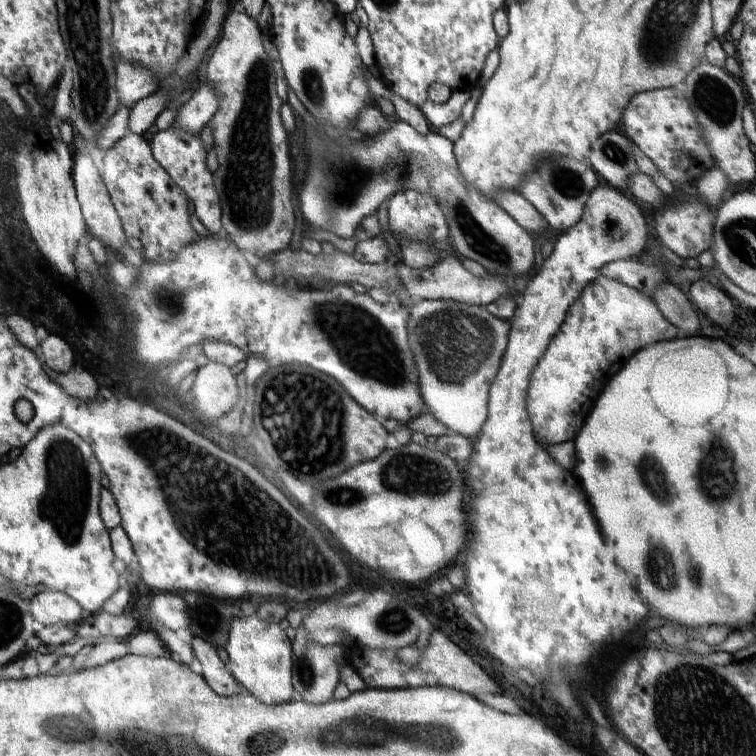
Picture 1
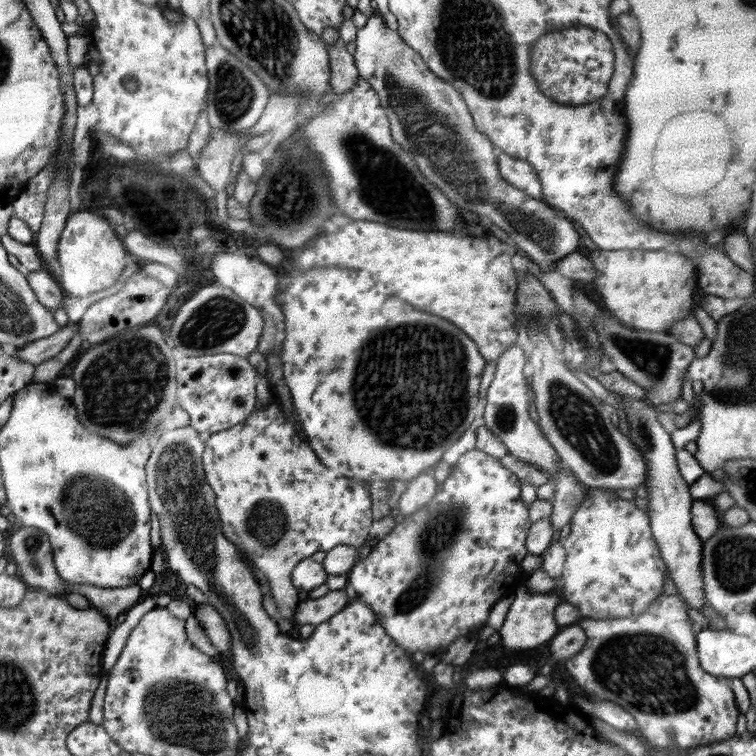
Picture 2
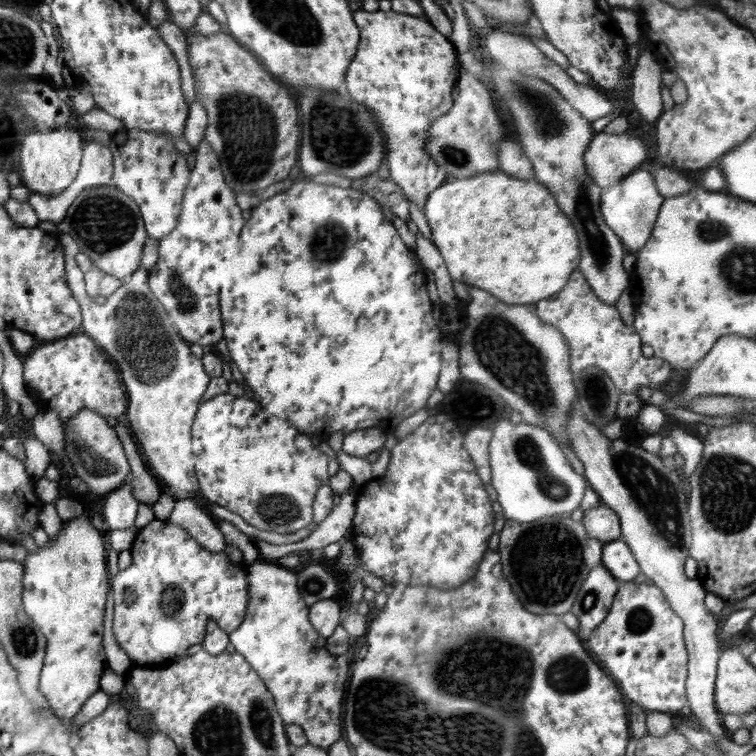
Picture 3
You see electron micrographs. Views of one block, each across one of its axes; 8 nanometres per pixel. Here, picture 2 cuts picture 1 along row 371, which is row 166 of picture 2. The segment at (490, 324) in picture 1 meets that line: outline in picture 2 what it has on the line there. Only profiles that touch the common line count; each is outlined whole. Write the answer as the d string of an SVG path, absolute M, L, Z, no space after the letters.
M375 13L367 18L364 27L356 31L354 44L356 50L353 57L359 77L370 83L379 97L379 104L390 123L393 142L412 156L426 180L434 184L438 190L442 190L442 194L452 204L472 210L482 222L488 222L488 226L496 225L504 230L509 236L509 241L516 244L516 248L522 248L526 256L534 264L538 264L542 271L550 271L556 260L578 250L578 246L582 244L580 234L571 220L562 217L554 208L550 208L544 199L532 199L524 191L502 178L497 158L494 156L495 147L486 134L476 129L473 117L460 92L452 84L437 78L426 66L424 59L402 40L397 31L386 26L380 14Z

